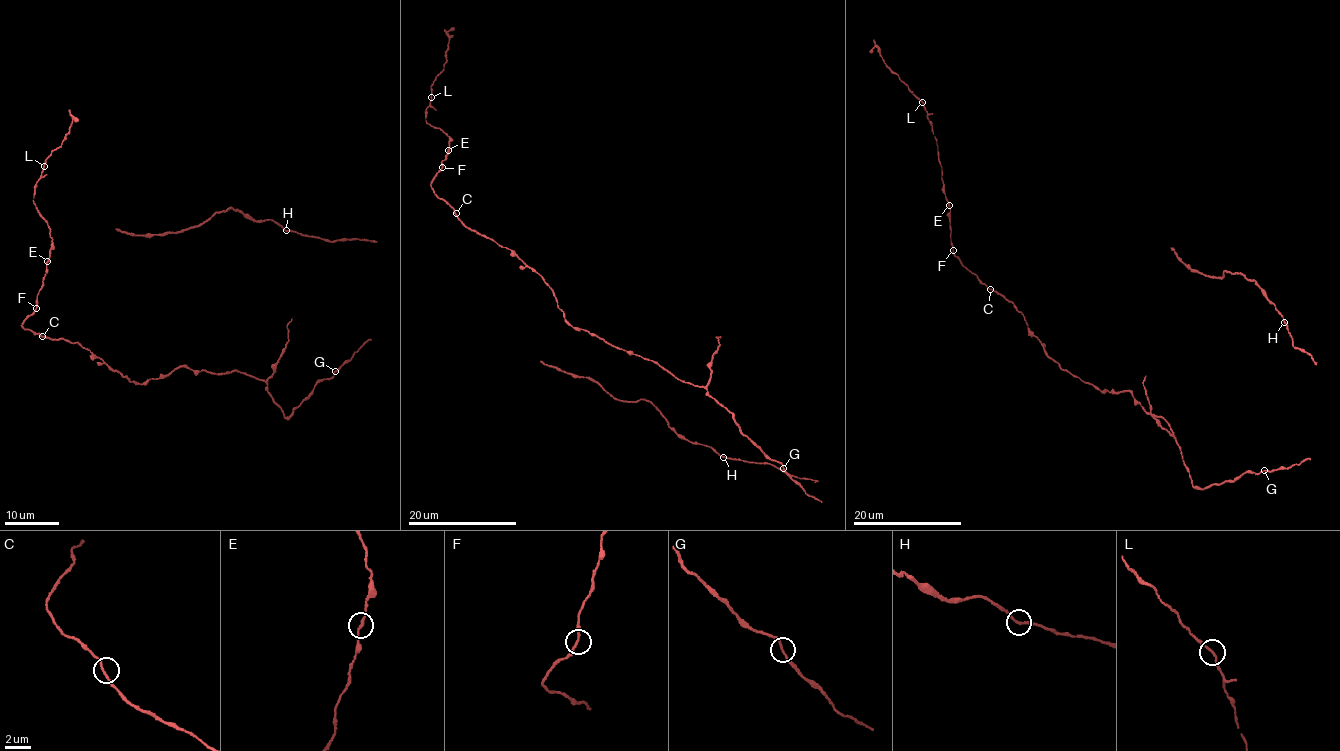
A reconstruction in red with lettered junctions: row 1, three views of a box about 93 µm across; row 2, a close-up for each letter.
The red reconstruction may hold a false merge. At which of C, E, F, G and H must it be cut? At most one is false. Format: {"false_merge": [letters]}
{"false_merge": []}

